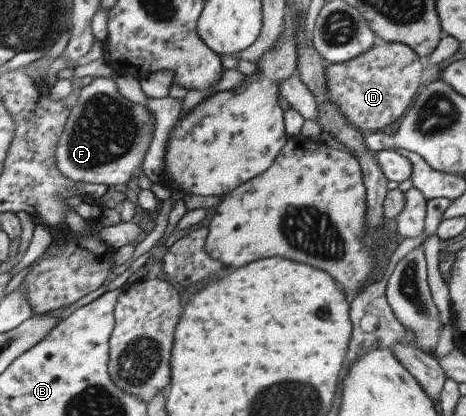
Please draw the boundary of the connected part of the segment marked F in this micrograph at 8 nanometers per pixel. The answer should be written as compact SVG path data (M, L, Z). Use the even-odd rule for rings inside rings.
M96 76L80 89L76 104L69 110L63 124L58 144L54 151L55 166L59 174L68 180L90 182L90 184L117 185L130 180L130 176L140 169L141 160L153 137L155 119L143 103L134 103L118 94L111 79Z

